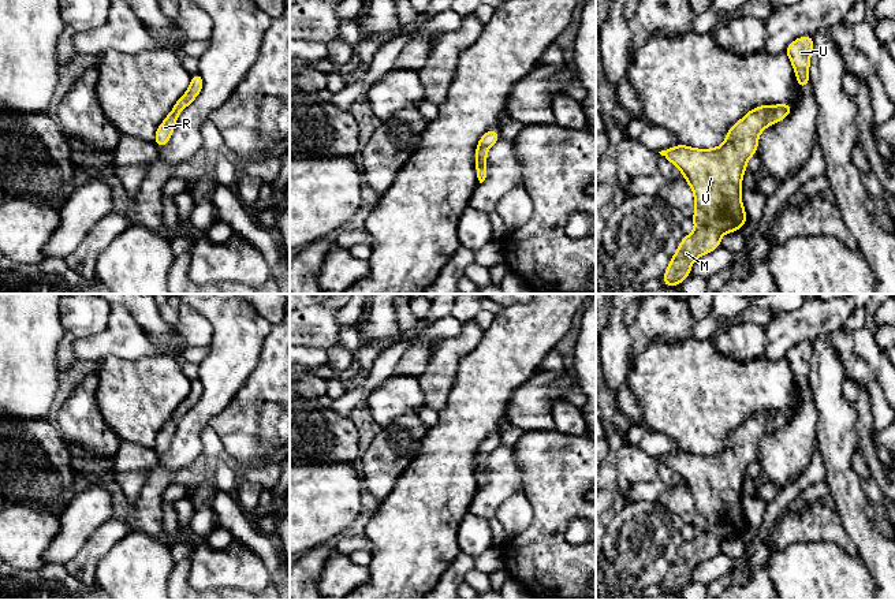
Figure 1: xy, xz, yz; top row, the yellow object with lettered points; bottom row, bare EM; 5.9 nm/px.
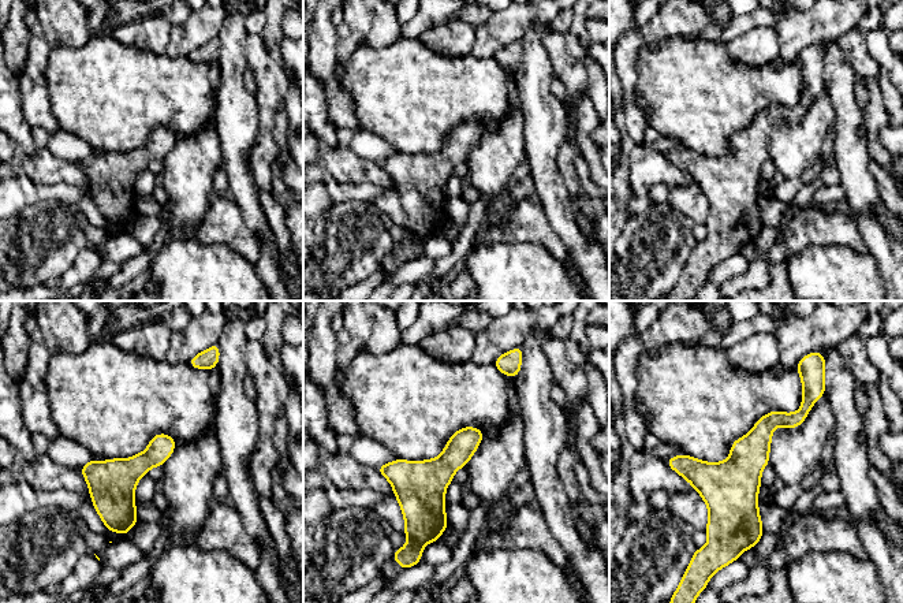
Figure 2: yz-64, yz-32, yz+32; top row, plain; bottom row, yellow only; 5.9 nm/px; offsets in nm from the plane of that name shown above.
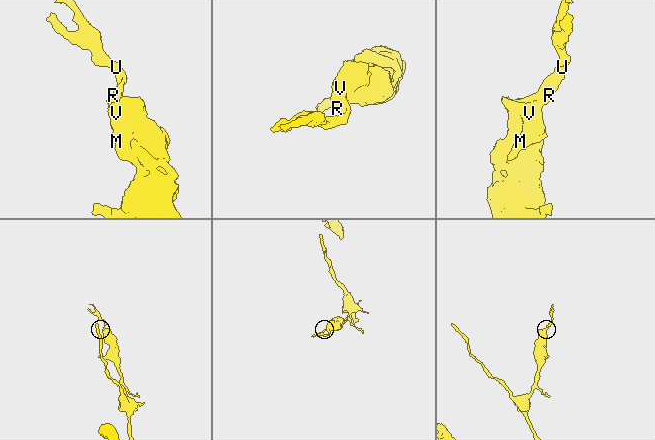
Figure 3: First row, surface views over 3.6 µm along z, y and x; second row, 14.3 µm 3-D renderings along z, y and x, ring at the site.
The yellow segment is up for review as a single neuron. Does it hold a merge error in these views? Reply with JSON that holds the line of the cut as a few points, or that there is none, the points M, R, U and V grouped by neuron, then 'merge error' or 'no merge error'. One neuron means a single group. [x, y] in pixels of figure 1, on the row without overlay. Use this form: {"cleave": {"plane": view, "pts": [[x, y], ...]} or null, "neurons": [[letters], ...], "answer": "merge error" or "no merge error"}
{"cleave": null, "neurons": [["M", "R", "U", "V"]], "answer": "no merge error"}

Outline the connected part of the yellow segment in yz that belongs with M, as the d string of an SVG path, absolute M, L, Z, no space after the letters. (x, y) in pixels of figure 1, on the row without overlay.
M791 410L760 411L736 428L724 448L713 455L678 451L659 458L678 473L694 499L694 537L685 541L668 574L663 595L690 582L693 569L717 554L724 540L741 536L746 526L742 510L742 482L747 466L757 459L762 436L786 425Z

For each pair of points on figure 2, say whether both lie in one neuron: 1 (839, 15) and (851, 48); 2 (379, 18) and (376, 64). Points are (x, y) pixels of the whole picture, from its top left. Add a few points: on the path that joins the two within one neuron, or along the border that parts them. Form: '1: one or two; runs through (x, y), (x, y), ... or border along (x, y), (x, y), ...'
1: two; border along (857, 23), (835, 40)
2: two; border along (400, 36), (383, 47), (361, 44), (347, 60)

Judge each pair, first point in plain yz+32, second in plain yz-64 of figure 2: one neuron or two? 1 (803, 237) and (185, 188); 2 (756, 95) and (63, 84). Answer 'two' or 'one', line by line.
1: two
2: one

